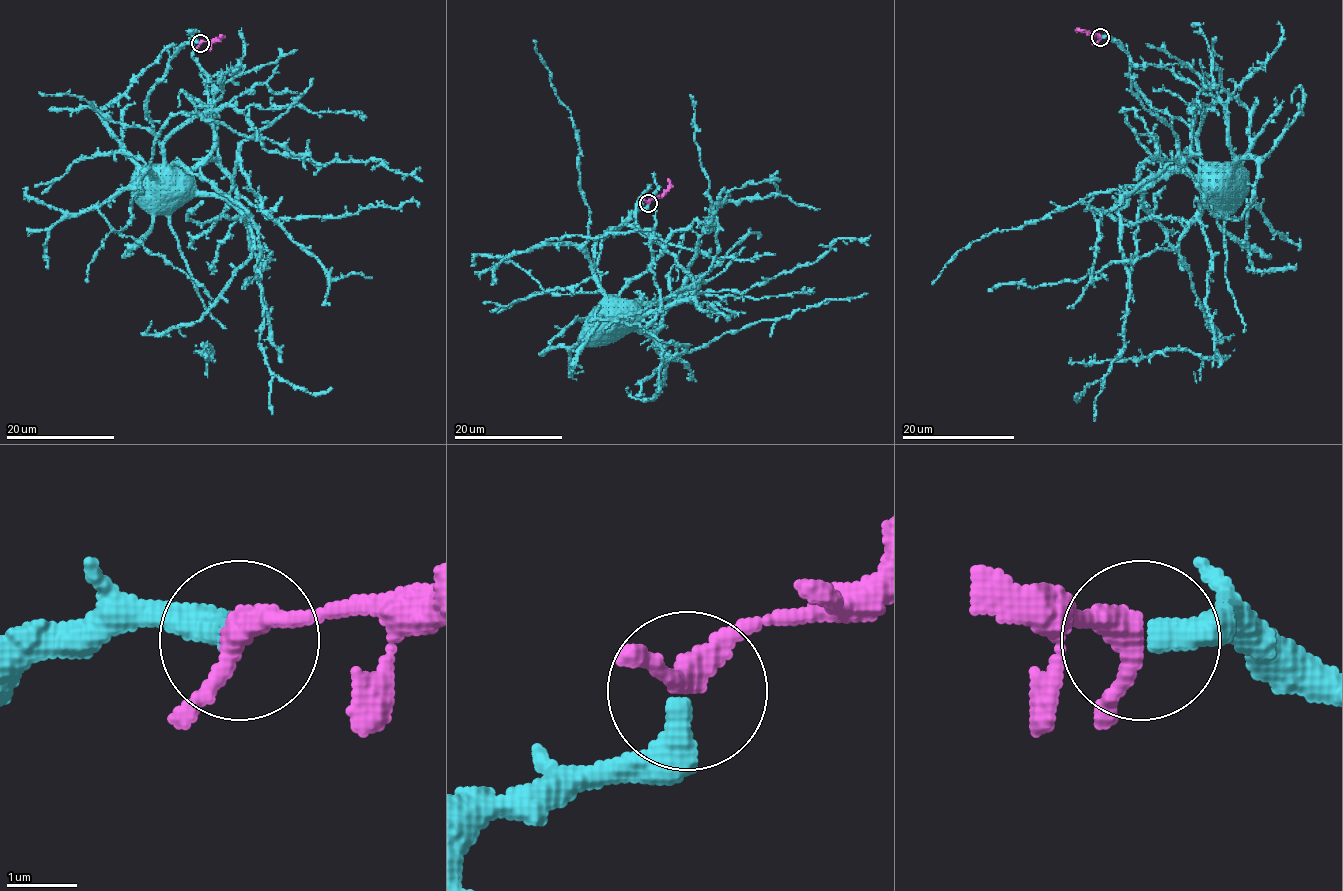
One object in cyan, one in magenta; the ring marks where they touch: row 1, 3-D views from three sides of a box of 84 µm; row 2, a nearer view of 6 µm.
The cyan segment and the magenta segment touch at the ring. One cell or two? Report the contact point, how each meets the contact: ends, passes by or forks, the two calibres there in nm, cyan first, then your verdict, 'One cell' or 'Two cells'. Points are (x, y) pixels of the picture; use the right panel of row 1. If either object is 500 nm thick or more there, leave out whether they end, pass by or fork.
Place: (1100, 37). At the ring cyan ends. At the ring magenta passes by. Thickness 440 nm (cyan) against 320 nm. One cell

